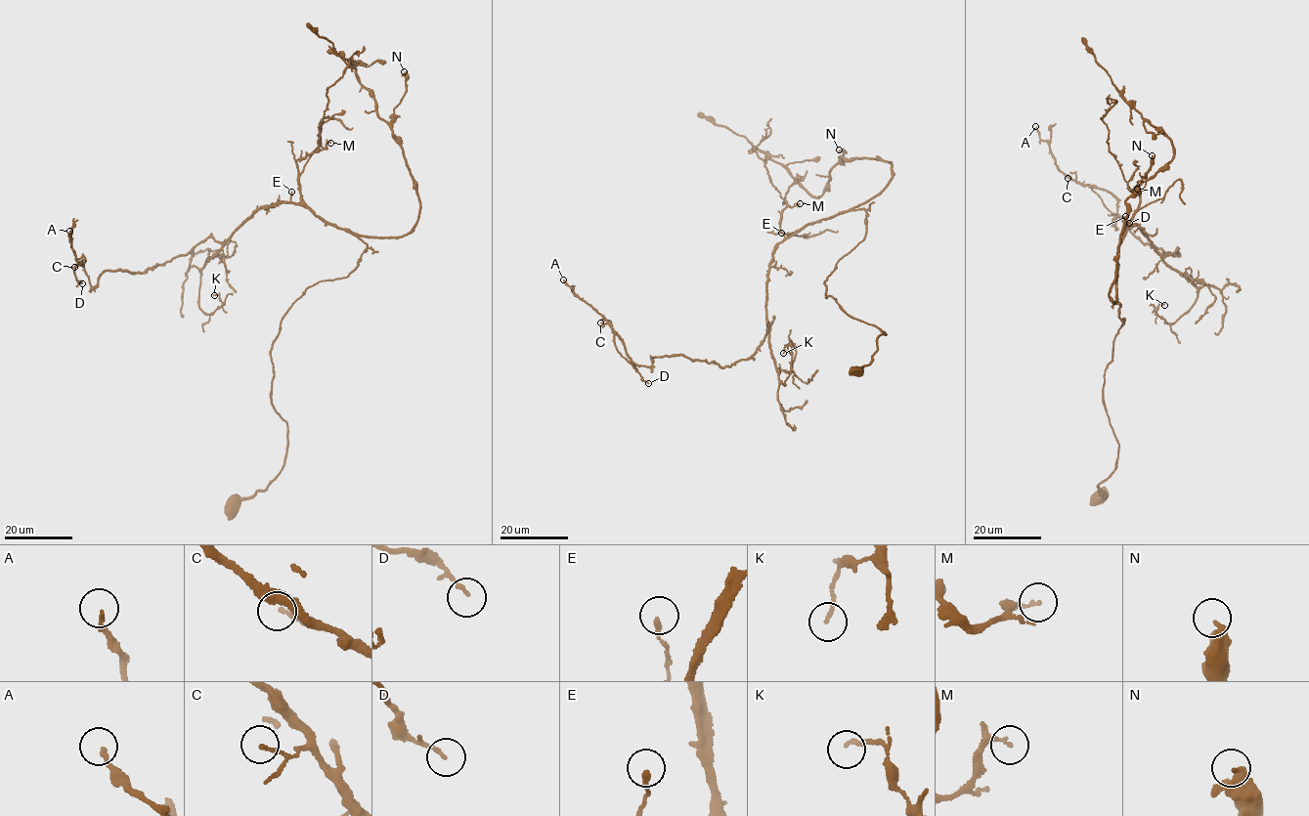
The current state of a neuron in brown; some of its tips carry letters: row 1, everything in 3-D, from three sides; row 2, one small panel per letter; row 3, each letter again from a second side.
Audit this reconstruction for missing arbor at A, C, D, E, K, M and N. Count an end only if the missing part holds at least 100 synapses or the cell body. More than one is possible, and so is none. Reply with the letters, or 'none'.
none

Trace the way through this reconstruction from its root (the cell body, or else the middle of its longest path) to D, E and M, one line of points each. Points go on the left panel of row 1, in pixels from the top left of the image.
D: (234, 503), (283, 463), (280, 321), (367, 245), (279, 202), (143, 273), (92, 286), (83, 260), (82, 283)
E: (234, 503), (283, 463), (286, 422), (271, 396), (280, 321), (308, 287), (348, 275), (367, 247), (291, 192)
M: (234, 503), (283, 463), (280, 321), (367, 247), (302, 199), (296, 161), (330, 143)

